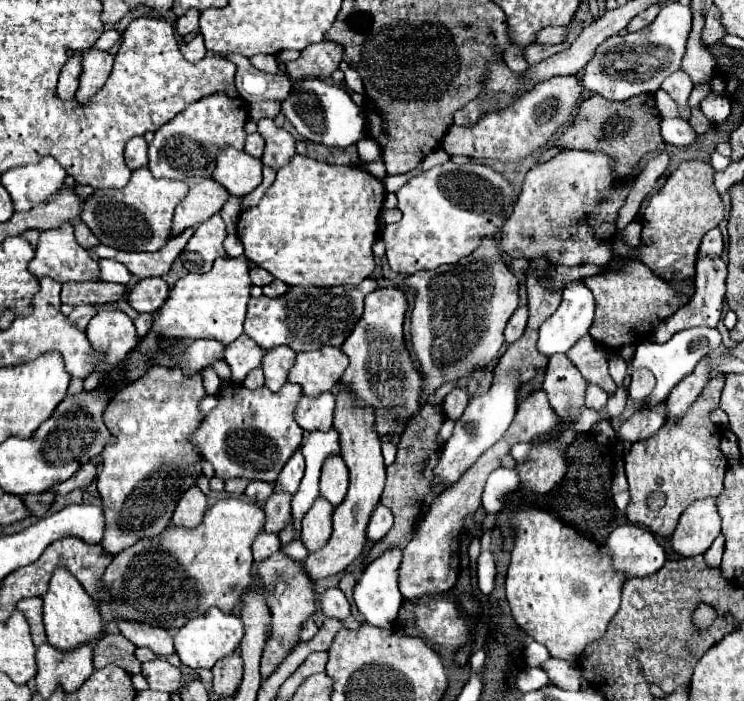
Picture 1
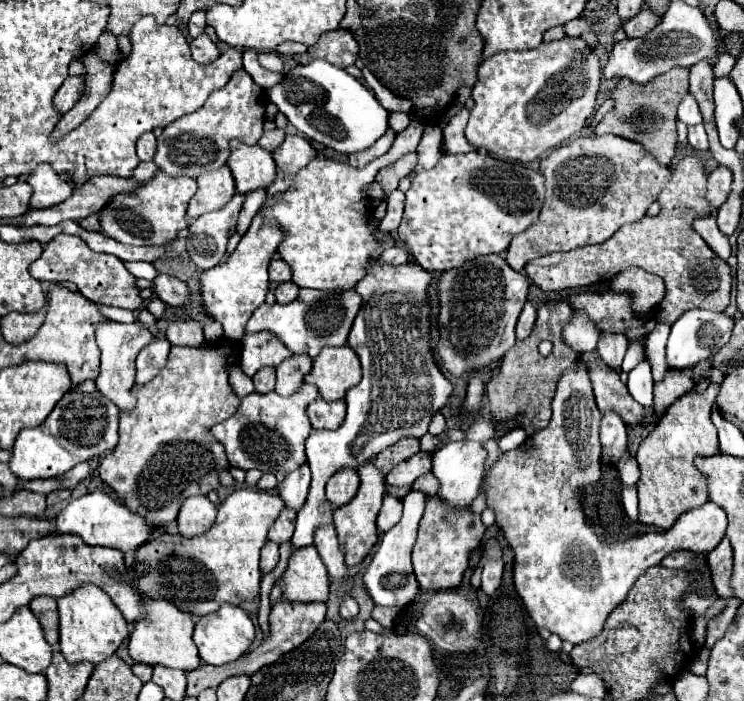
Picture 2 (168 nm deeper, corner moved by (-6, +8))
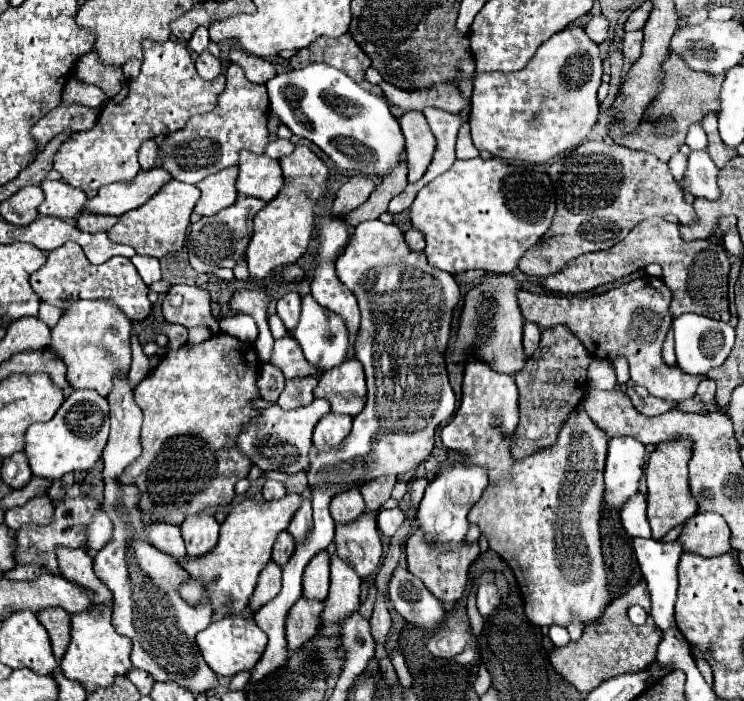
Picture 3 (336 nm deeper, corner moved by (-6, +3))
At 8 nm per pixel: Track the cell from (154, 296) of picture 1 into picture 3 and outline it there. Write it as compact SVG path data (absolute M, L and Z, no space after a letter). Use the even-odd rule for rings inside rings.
M172 286L164 298L162 312L166 322L180 324L184 328L208 326L212 334L220 332L218 320L210 310L210 294L196 286Z

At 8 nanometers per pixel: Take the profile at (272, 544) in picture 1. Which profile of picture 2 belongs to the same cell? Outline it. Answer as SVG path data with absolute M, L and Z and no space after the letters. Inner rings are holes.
M266 541L266 545L262 547L262 559L260 559L260 569L262 573L274 569L278 563L278 545L274 541Z

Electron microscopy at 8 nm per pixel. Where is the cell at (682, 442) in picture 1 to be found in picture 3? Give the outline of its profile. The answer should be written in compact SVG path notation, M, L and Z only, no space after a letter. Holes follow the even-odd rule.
M672 440L668 444L656 446L646 464L646 484L648 484L648 522L652 528L652 538L660 540L674 526L692 518L698 508L688 492L688 460L692 456L692 444L686 440Z

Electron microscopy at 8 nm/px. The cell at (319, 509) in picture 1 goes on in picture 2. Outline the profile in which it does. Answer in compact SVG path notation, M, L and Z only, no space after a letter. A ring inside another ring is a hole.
M322 525L322 527L316 529L316 533L314 533L314 547L318 549L322 561L328 567L330 581L334 581L334 583L346 581L344 555L342 555L342 551L338 547L334 525Z

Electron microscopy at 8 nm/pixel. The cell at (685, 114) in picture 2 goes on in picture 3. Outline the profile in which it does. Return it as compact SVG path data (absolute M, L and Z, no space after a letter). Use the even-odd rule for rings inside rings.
M692 124L690 132L688 132L688 138L686 138L686 144L690 146L690 150L706 150L706 132L700 124Z

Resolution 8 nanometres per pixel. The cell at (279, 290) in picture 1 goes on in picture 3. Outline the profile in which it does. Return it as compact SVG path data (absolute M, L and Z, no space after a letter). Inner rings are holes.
M288 292L284 298L278 300L278 316L282 318L282 322L288 328L288 332L292 332L298 326L300 310L302 310L300 296L296 292Z

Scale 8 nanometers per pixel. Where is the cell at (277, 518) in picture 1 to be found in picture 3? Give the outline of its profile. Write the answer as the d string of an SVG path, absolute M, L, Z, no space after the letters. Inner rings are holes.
M282 532L274 544L274 552L272 552L272 560L278 564L278 566L286 566L290 556L294 554L294 548L296 544L292 542L292 536L288 532Z

